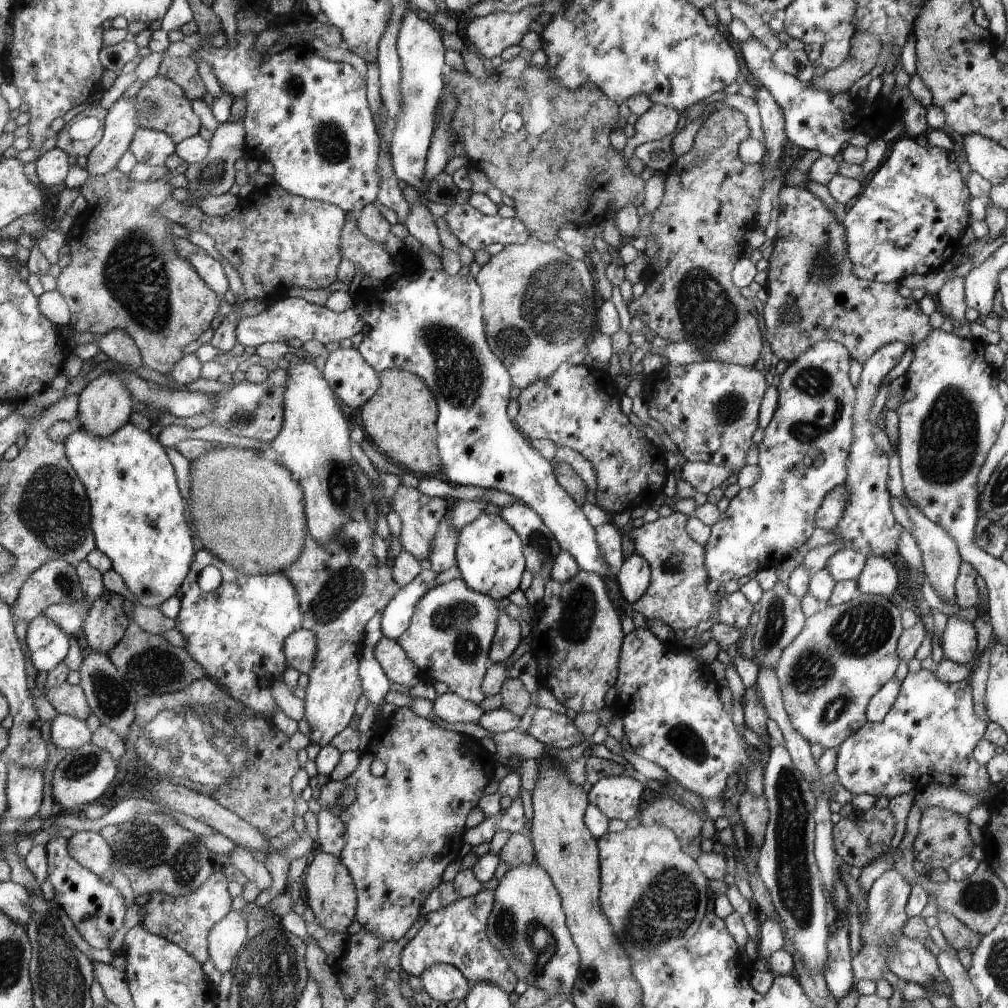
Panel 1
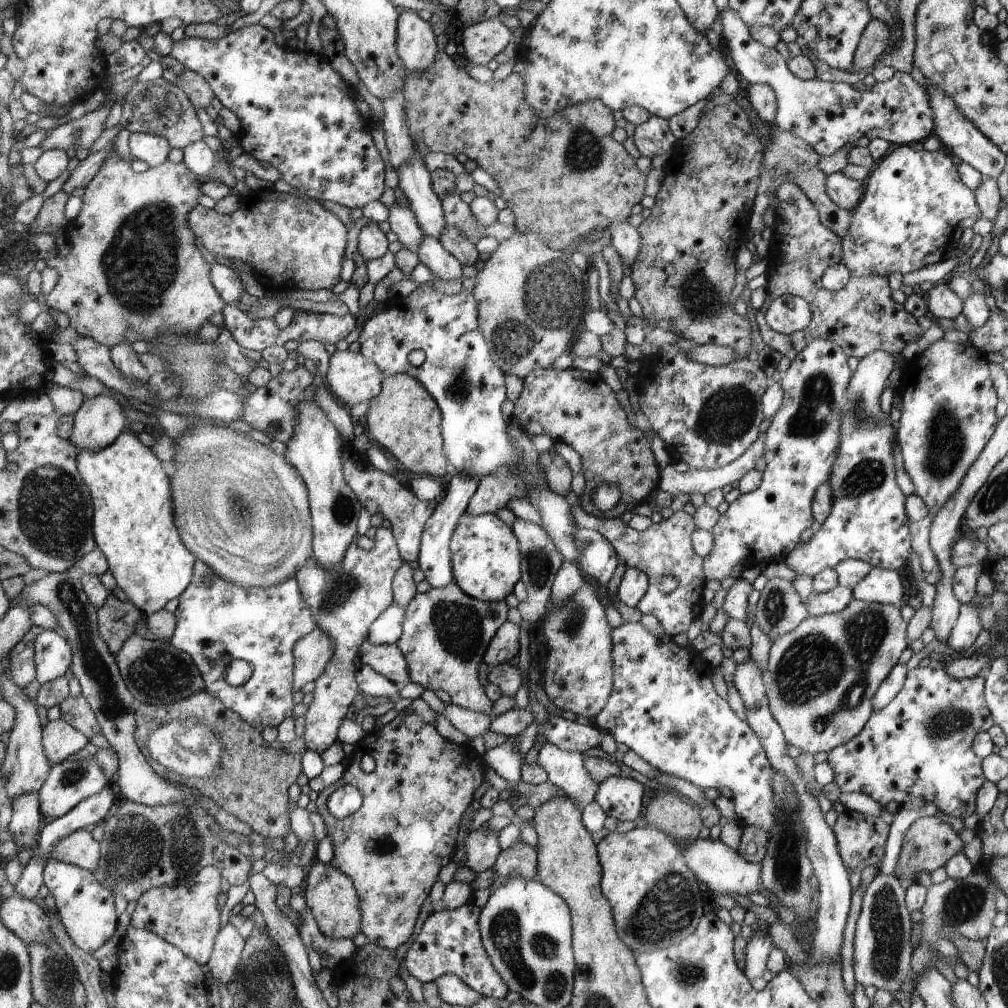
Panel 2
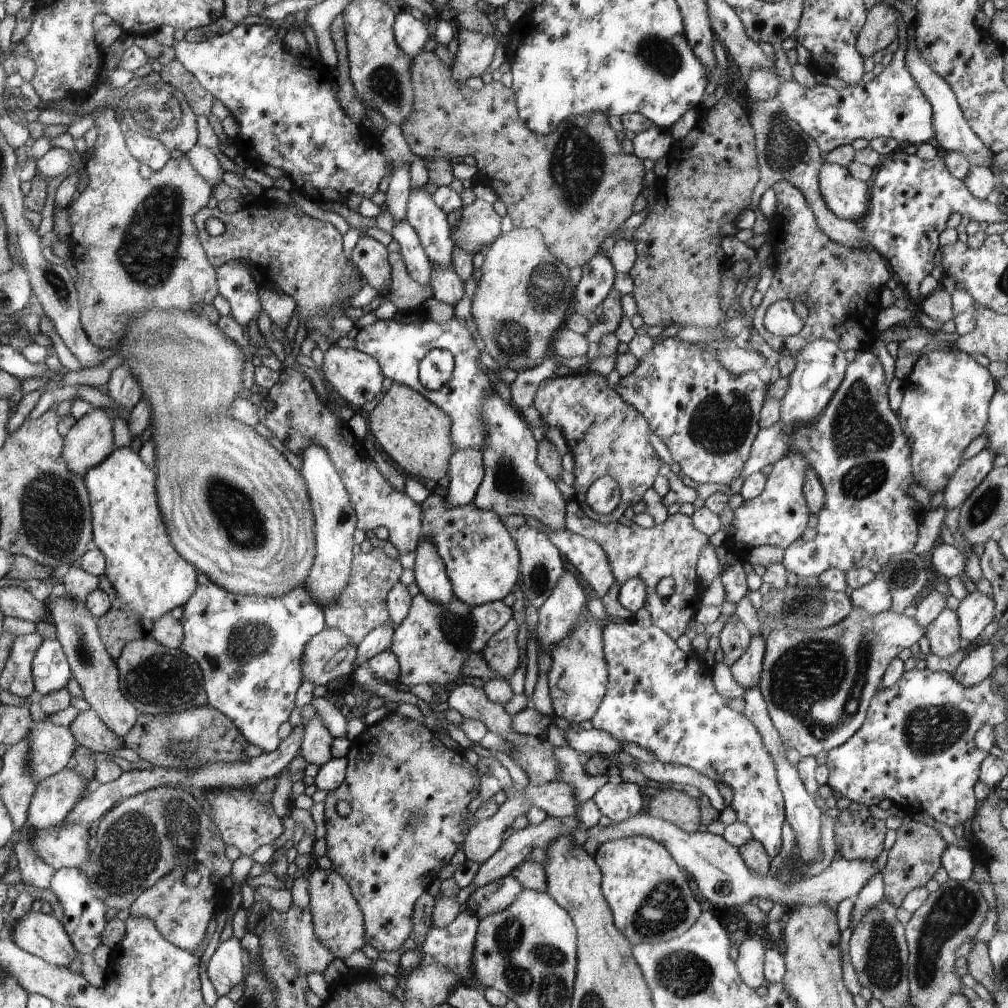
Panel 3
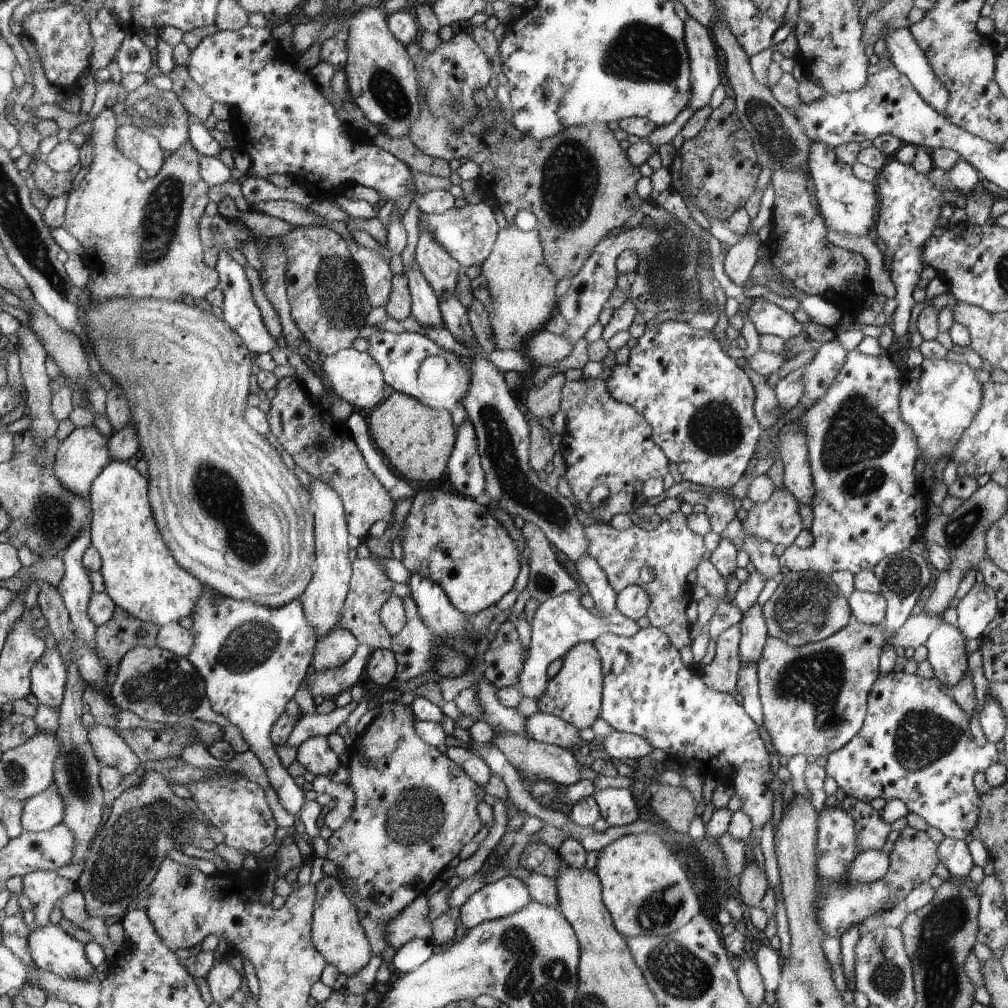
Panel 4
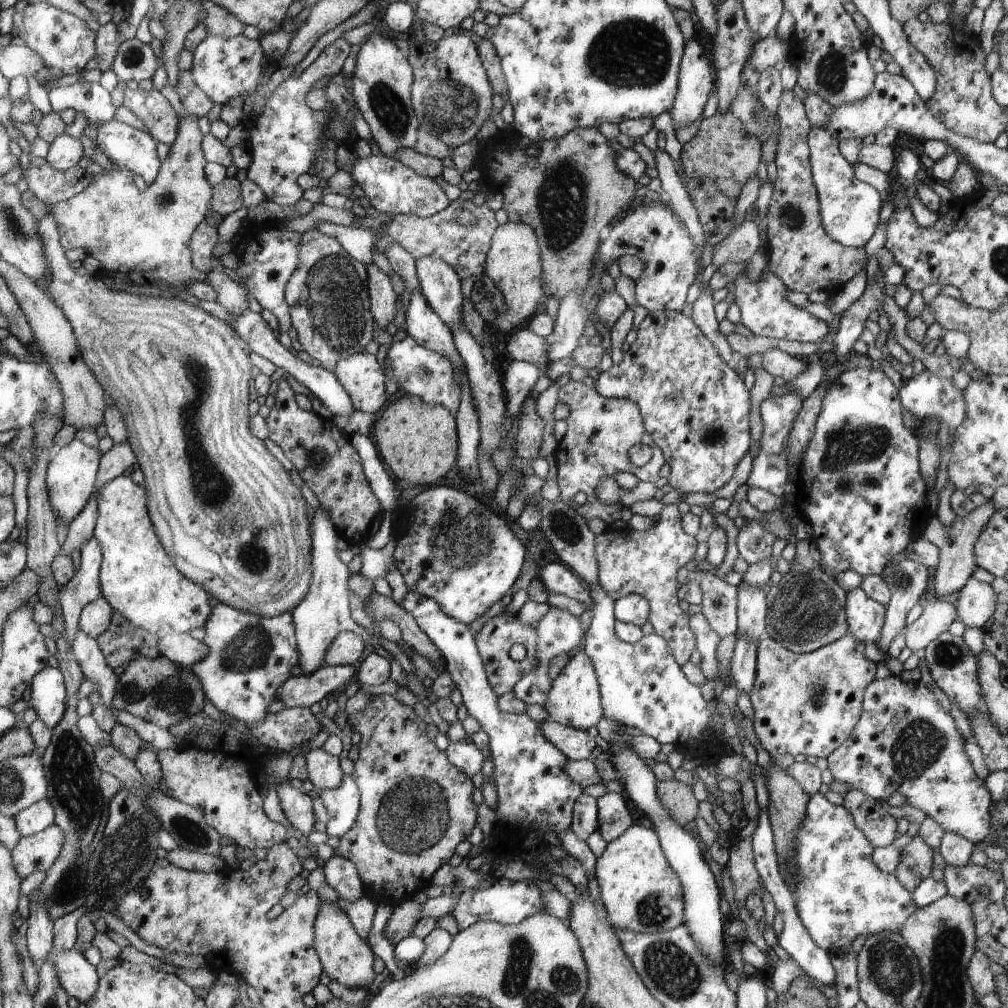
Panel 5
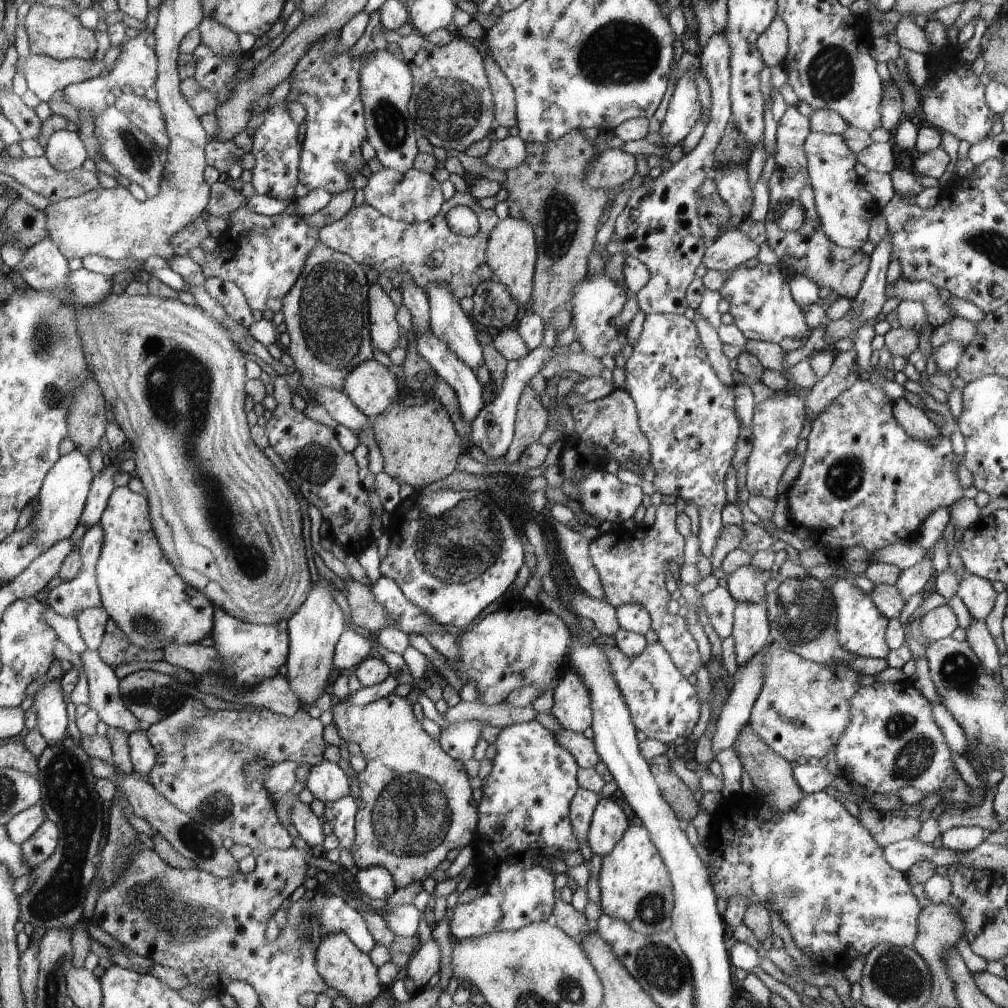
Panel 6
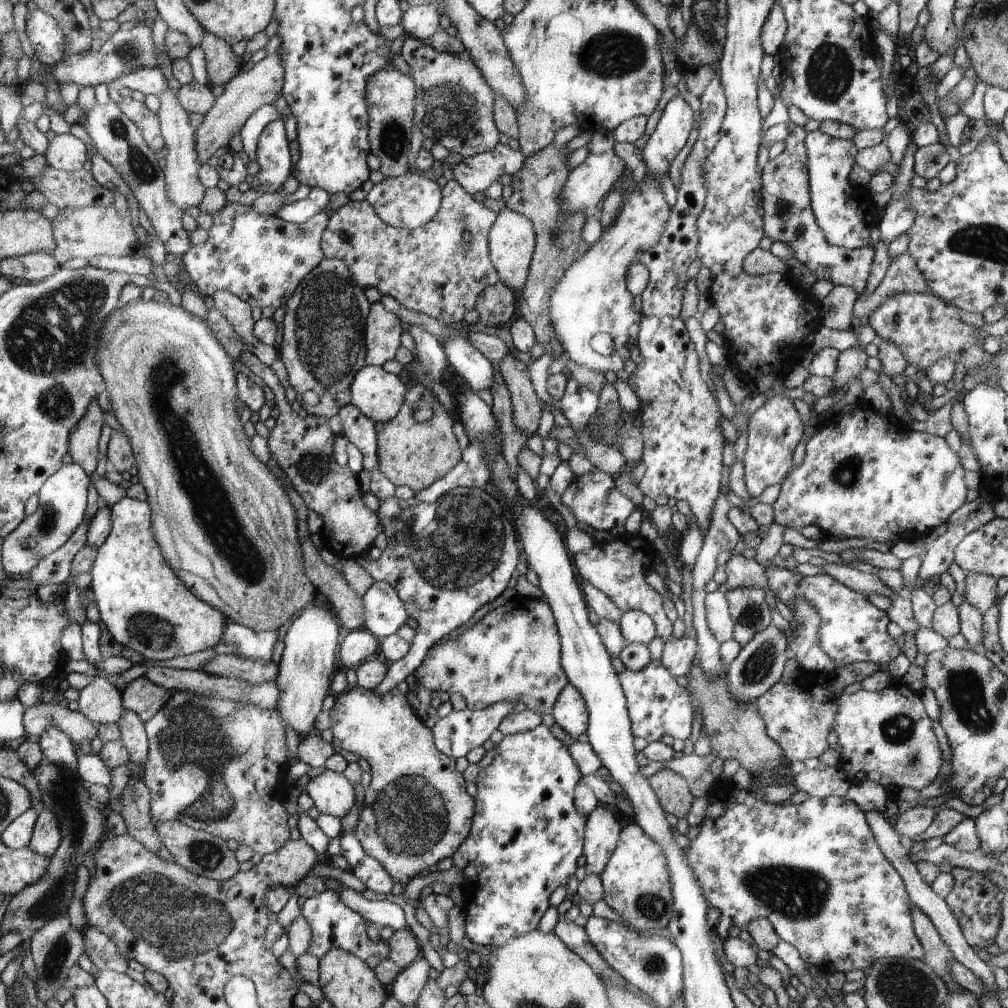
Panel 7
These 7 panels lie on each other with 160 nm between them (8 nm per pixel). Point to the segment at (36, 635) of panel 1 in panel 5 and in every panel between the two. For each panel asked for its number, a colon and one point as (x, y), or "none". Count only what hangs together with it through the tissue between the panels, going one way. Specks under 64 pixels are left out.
2: (53, 654)
3: (51, 669)
4: (49, 675)
5: (49, 694)

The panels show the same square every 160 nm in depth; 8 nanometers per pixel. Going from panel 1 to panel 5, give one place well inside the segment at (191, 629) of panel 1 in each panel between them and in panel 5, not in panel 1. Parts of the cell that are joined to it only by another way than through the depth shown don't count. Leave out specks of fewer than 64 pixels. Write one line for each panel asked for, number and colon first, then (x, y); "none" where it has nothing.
2: (217, 621)
3: (261, 639)
4: (253, 658)
5: (249, 657)

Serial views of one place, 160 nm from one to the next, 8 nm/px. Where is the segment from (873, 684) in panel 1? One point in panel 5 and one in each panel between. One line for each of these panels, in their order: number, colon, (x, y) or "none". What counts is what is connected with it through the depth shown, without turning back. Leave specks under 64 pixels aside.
2: (821, 677)
3: (817, 685)
4: (814, 698)
5: (808, 704)

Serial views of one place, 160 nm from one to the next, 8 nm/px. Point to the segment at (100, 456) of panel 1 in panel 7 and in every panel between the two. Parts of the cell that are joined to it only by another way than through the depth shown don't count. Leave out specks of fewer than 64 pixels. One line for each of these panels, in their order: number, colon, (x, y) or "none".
2: (134, 524)
3: (146, 572)
4: (140, 575)
5: (138, 579)
6: (145, 597)
7: (142, 603)

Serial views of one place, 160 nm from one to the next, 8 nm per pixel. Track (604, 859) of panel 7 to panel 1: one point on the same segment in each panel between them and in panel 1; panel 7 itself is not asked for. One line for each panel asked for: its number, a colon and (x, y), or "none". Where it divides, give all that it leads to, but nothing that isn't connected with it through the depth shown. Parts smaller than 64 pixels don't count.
1: (618, 797)
2: (621, 798)
3: (618, 802)
4: (617, 807)
5: (614, 817)
6: (609, 823)

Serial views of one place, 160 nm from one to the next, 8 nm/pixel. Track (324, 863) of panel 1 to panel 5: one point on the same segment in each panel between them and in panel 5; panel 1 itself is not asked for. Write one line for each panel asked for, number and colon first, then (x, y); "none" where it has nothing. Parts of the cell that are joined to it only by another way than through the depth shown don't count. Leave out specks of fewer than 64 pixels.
2: (331, 896)
3: (337, 918)
4: (340, 938)
5: (348, 960)

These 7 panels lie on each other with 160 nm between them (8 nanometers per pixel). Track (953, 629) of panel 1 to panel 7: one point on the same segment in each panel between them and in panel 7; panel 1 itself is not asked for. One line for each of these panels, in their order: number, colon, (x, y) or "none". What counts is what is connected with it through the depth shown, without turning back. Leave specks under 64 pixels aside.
2: (968, 625)
3: (977, 610)
4: (978, 607)
5: (976, 604)
6: (978, 594)
7: (980, 591)

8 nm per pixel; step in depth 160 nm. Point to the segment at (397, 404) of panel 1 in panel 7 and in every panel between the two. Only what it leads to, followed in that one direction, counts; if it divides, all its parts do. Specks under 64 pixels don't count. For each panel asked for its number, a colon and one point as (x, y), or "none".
2: (404, 419)
3: (416, 434)
4: (418, 440)
5: (418, 442)
6: (420, 444)
7: (414, 455)

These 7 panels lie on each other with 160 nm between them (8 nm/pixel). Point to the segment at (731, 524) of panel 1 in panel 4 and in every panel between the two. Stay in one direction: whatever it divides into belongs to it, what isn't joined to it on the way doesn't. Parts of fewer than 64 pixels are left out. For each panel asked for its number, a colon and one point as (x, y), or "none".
2: (763, 526)
3: (778, 517)
4: (777, 520)

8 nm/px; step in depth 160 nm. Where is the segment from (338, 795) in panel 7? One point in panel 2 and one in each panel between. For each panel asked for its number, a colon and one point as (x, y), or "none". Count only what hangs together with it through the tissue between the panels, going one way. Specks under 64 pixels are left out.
2: (345, 603)
3: (316, 744)
4: (316, 754)
5: (324, 772)
6: (327, 782)

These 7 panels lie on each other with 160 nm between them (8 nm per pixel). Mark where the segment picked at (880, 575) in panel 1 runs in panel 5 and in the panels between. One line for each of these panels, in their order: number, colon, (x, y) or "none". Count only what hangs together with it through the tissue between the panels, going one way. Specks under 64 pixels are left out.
2: (883, 586)
3: (875, 597)
4: (868, 608)
5: (865, 617)

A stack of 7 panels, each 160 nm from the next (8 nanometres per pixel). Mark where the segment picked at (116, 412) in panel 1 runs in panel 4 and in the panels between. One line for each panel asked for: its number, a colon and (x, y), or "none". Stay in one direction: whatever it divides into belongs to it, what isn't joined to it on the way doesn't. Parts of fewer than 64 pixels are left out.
2: (98, 422)
3: (89, 442)
4: (80, 458)

